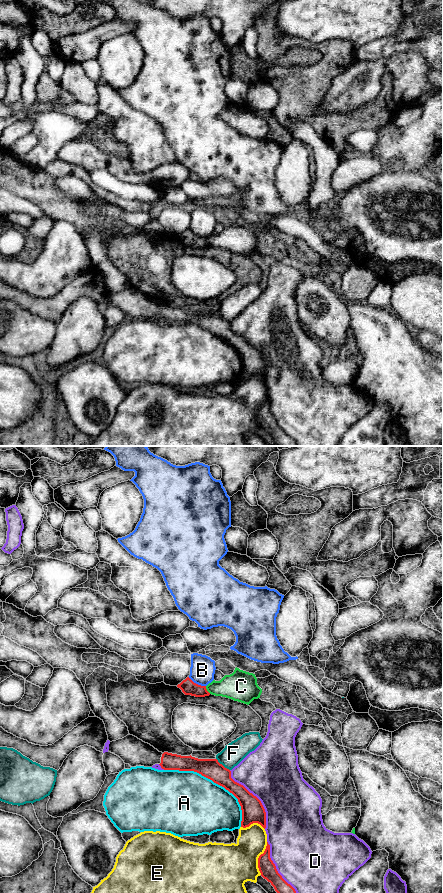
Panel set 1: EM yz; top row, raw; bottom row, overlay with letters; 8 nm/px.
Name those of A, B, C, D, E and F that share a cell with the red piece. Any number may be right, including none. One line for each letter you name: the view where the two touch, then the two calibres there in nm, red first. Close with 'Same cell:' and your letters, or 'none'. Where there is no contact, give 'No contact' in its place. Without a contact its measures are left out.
Same cell: none

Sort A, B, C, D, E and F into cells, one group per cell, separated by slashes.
A / B / C / D / E / F

